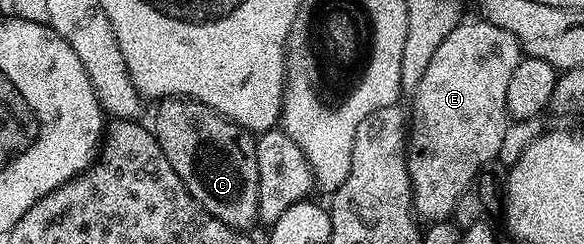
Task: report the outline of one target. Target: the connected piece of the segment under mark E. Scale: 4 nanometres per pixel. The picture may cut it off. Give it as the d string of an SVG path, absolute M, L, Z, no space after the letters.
M463 20L448 32L444 44L432 55L424 80L412 92L414 103L408 106L406 163L414 193L414 212L426 224L444 222L453 215L462 193L475 185L478 170L484 169L506 142L508 84L516 64L524 57L522 46L512 32L504 32L504 28L496 28L496 24L485 20L477 21Z

